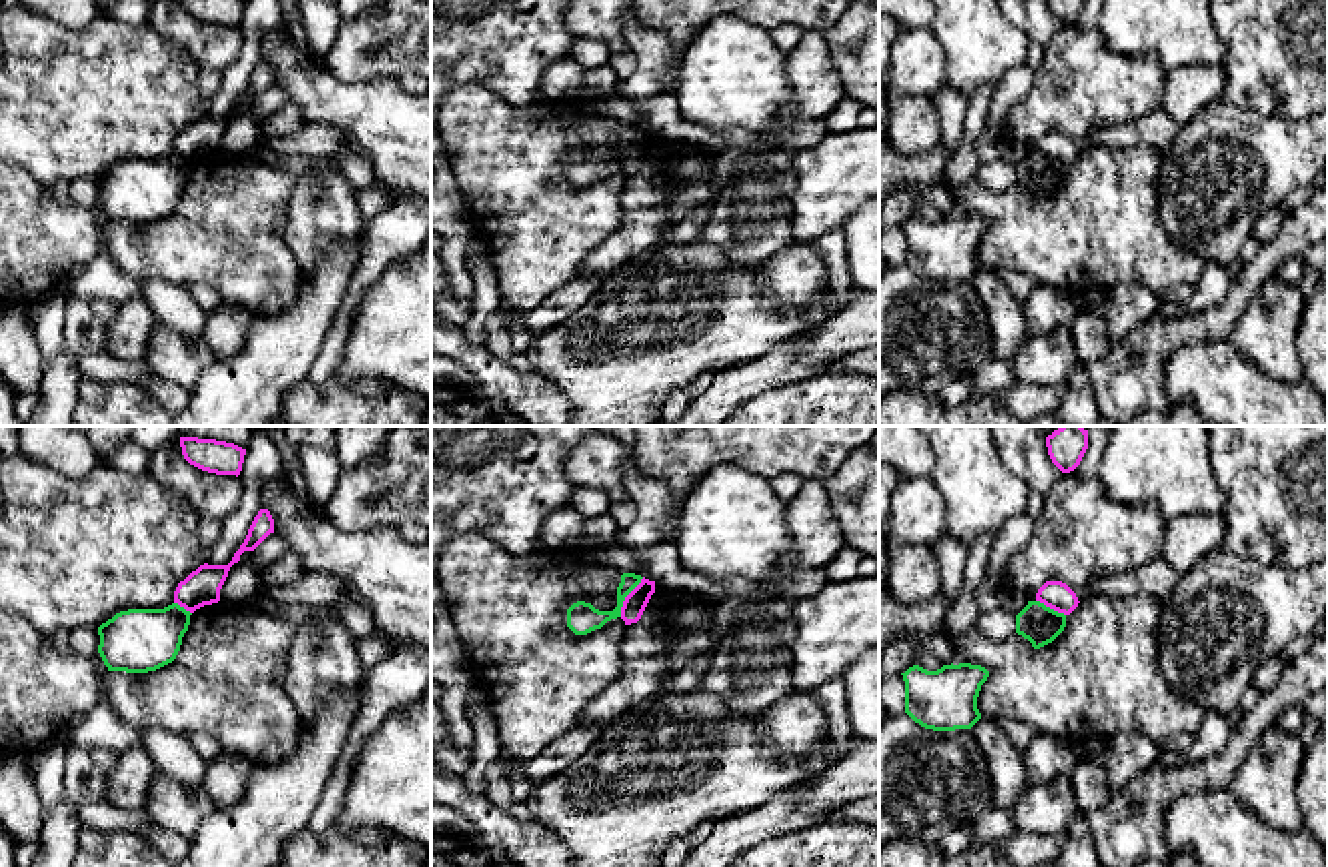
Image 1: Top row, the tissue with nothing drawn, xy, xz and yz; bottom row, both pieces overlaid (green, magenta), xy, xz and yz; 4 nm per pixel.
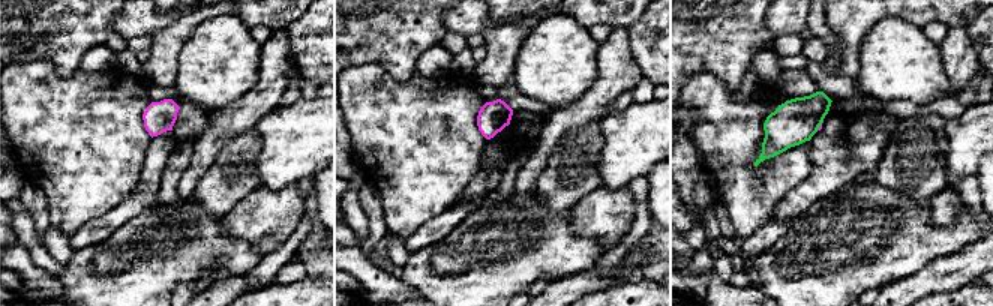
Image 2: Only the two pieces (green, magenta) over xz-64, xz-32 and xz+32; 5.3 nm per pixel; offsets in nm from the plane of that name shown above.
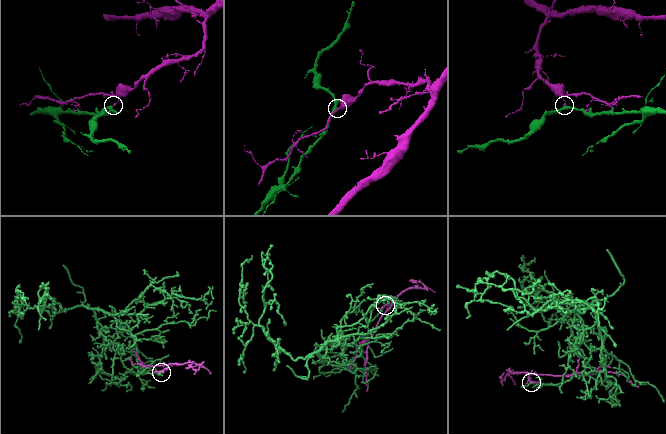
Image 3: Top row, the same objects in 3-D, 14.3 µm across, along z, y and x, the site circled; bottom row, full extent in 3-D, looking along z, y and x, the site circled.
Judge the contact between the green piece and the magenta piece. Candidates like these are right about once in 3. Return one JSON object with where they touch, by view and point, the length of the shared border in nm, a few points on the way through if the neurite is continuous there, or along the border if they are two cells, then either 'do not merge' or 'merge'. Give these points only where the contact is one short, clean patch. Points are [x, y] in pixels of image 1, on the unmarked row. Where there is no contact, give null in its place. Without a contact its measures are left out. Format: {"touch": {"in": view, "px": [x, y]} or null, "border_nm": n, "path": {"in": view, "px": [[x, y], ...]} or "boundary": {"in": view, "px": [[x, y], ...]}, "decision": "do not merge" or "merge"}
{"touch": {"in": "xz", "px": [625, 147]}, "border_nm": 190, "boundary": {"in": "xz", "px": [[643, 129], [625, 149], [619, 167]]}, "decision": "do not merge"}

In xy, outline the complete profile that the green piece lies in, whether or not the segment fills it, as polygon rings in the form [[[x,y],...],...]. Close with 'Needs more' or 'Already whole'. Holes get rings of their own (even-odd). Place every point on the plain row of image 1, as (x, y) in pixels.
[[[178,154],[120,162],[98,178],[98,204],[108,222],[156,222],[176,210],[190,166]]]. Already whole

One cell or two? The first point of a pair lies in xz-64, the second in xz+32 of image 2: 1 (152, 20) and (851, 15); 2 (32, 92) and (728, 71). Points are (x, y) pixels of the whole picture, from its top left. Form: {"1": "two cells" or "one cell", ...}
{"1": "two cells", "2": "two cells"}

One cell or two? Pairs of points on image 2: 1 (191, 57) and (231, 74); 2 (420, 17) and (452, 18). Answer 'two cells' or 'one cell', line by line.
1: one cell
2: two cells

